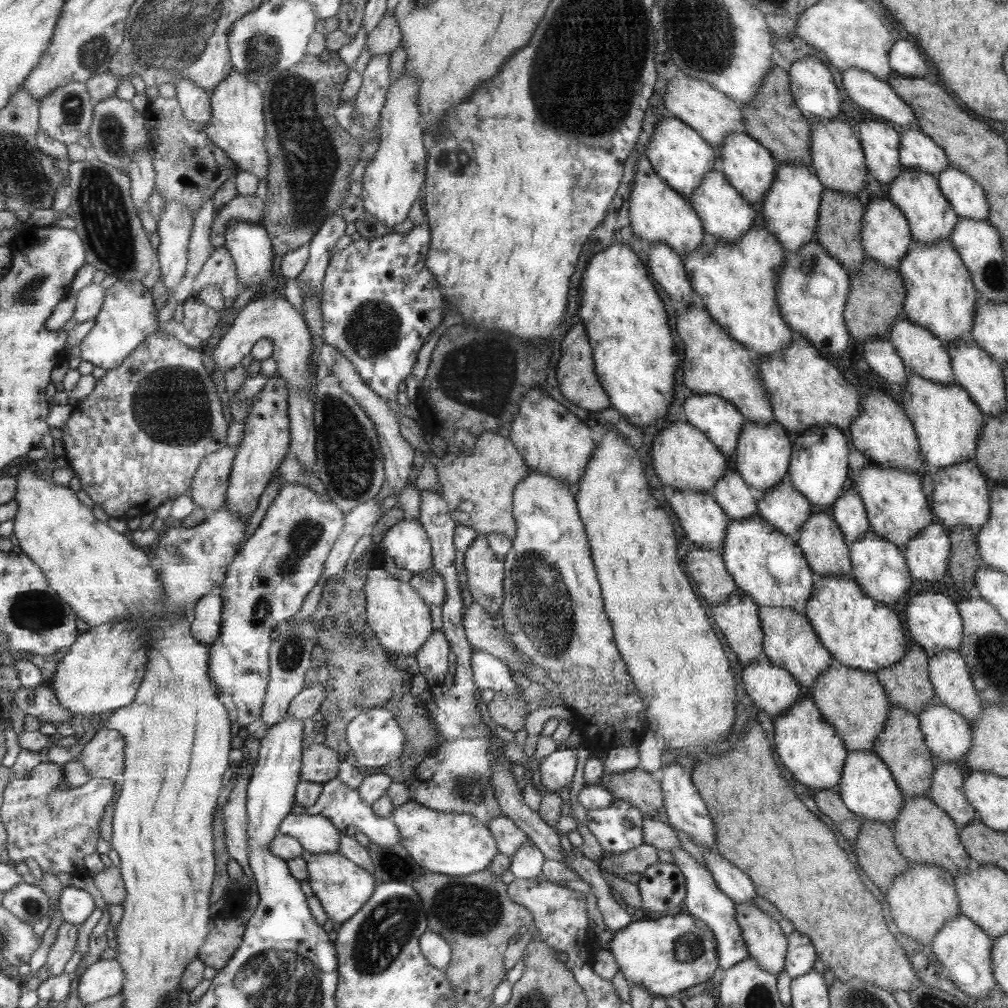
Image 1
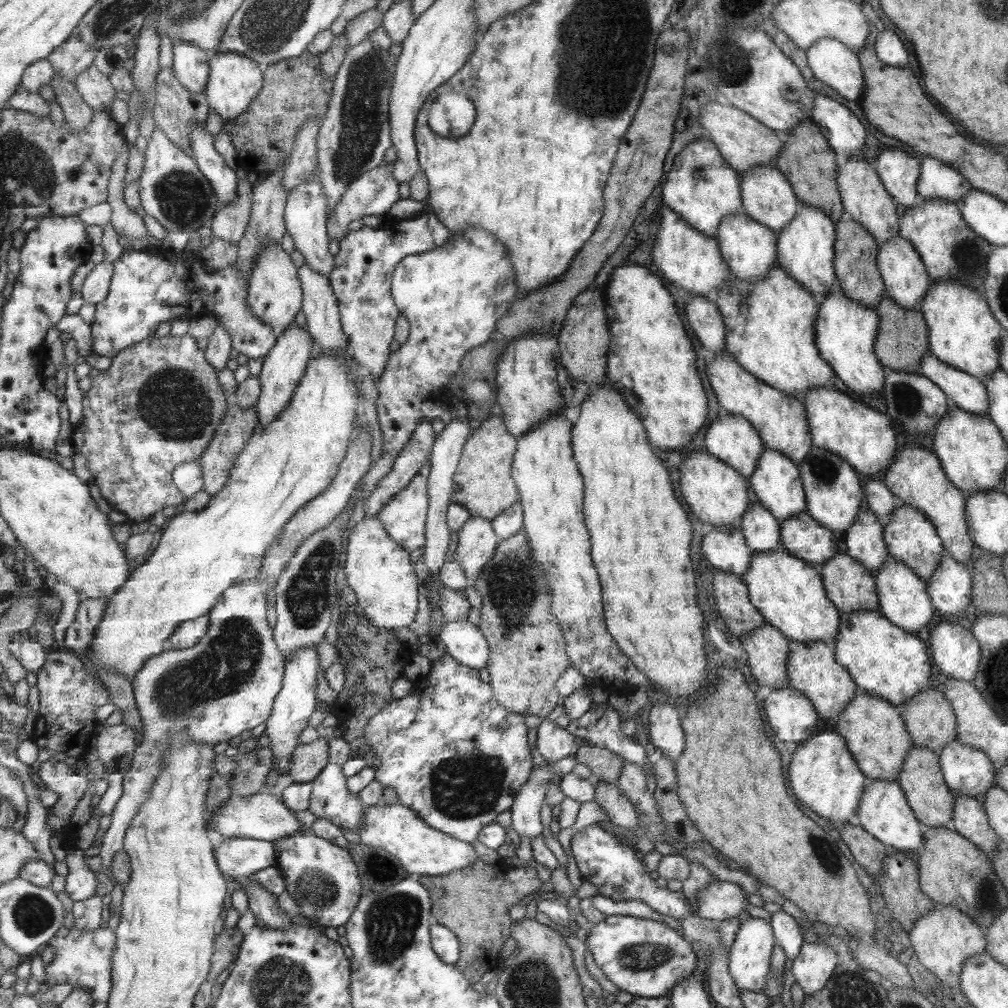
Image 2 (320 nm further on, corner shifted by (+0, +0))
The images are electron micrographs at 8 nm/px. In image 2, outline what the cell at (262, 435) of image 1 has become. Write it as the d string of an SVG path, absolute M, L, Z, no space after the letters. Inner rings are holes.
M293 326L278 336L277 344L271 349L268 356L263 359L263 367L259 378L262 380L262 393L259 402L255 405L261 426L270 425L276 421L282 412L289 406L295 389L299 386L301 378L305 376L309 363L312 361L313 346L317 345L308 326Z

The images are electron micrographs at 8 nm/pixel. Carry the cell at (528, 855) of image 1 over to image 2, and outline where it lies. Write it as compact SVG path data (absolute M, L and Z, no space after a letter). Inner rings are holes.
M574 753L569 757L561 758L557 762L547 762L548 767L534 767L529 782L525 784L521 794L517 795L513 803L512 828L521 836L526 836L532 840L536 836L543 834L543 824L541 824L541 810L546 804L547 791L549 785L553 783L556 774L563 776L570 772L575 766Z

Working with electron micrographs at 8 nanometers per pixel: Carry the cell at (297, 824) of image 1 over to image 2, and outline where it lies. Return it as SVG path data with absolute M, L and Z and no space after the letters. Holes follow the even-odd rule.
M269 791L257 793L249 796L231 795L230 799L223 803L223 806L213 815L207 815L208 829L219 832L224 838L254 838L257 840L266 840L273 842L280 838L288 837L298 830L305 828L301 827L295 813L286 805L286 802L281 797L273 796Z

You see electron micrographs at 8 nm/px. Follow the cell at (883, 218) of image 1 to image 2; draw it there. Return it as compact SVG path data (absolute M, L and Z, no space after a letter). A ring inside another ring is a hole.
M897 236L878 245L877 266L884 278L888 293L886 296L905 310L920 310L929 286L929 276L919 260L919 253L908 239Z

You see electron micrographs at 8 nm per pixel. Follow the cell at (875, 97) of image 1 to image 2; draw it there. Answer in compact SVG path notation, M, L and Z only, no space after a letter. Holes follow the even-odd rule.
M823 38L805 50L811 74L847 100L857 100L863 90L859 56L843 43Z

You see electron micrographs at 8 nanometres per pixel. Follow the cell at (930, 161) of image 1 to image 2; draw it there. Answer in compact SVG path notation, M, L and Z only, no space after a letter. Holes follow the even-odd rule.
M923 158L921 175L916 189L919 191L919 199L940 198L958 204L972 189L972 185L960 172L945 166L945 162L933 160L933 158Z

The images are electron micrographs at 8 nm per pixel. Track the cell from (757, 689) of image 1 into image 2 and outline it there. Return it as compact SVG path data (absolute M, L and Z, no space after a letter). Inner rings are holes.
M789 686L778 688L763 700L765 718L769 718L769 726L781 742L796 746L815 734L818 714L800 691Z

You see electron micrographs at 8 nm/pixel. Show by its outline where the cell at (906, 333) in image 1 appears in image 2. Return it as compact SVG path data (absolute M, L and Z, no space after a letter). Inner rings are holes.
M929 351L921 360L919 375L932 379L954 406L971 414L986 415L988 393L984 382L933 357Z

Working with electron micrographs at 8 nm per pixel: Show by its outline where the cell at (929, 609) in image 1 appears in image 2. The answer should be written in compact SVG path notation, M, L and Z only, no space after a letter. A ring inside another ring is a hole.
M941 620L929 632L934 666L948 678L971 683L979 673L980 646L961 625Z

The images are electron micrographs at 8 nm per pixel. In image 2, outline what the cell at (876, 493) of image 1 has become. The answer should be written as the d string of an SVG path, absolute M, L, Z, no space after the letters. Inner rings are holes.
M898 504L895 511L887 522L883 523L884 542L888 547L888 554L897 561L904 563L911 568L917 576L929 581L944 556L944 547L939 536L936 534L936 528L928 519L928 516L915 511L913 507Z

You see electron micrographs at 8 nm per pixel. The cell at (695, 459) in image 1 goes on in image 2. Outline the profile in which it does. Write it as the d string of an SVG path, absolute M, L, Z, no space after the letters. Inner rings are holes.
M707 452L691 453L679 470L681 496L695 517L711 526L739 526L740 519L749 507L745 478L741 478L727 463Z

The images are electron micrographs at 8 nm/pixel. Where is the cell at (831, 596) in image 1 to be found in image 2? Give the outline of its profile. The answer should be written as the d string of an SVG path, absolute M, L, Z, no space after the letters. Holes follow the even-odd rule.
M860 610L851 614L840 613L839 632L836 641L830 647L835 652L836 661L851 675L857 690L885 699L898 709L906 700L917 696L928 687L931 664L923 640L911 636L908 631L901 630L878 611Z

